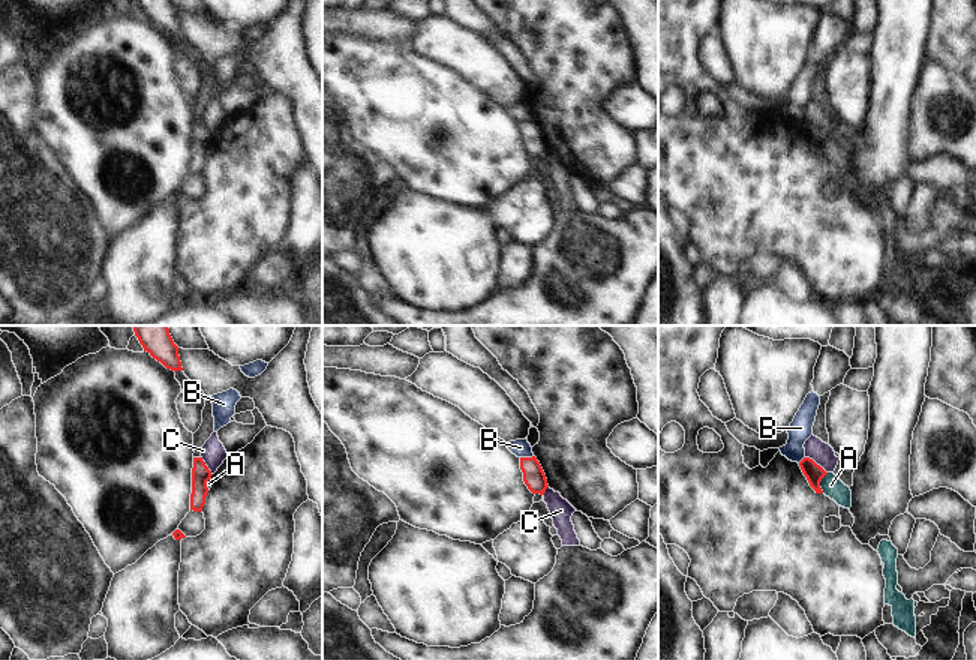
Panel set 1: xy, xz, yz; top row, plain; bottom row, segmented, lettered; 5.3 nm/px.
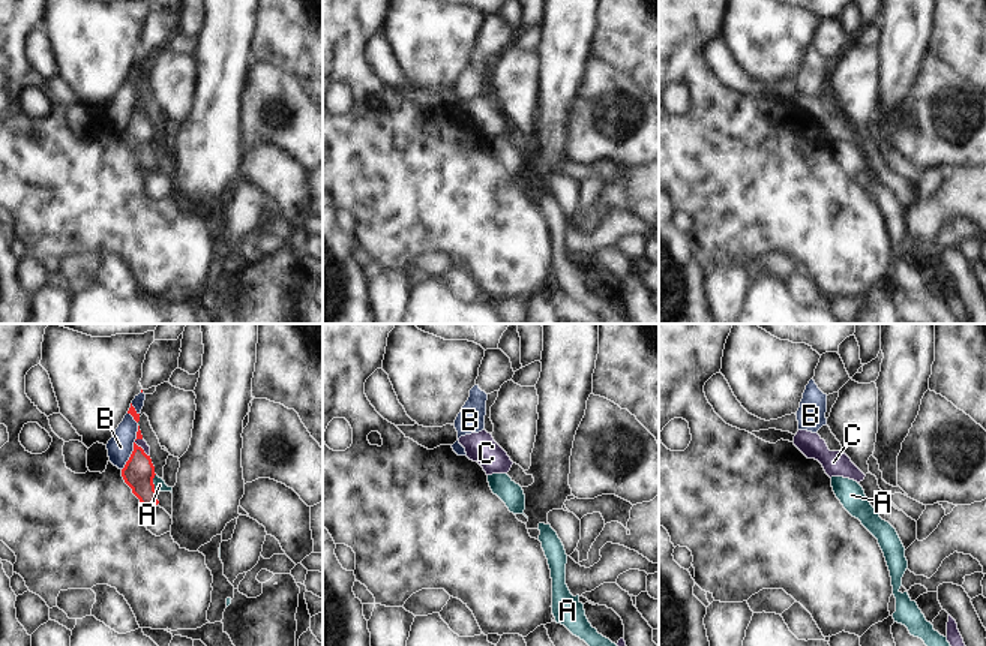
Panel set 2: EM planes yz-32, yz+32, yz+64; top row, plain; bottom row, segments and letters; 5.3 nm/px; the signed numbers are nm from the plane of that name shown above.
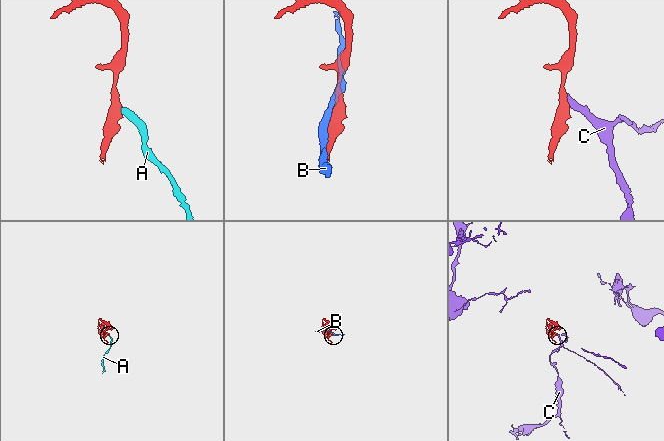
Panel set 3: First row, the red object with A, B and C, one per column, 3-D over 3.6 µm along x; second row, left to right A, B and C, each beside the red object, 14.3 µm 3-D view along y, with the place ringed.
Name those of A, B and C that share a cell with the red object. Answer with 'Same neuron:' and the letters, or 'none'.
Same neuron: none

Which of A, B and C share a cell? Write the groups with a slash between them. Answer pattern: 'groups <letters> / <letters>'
groups A / B / C

